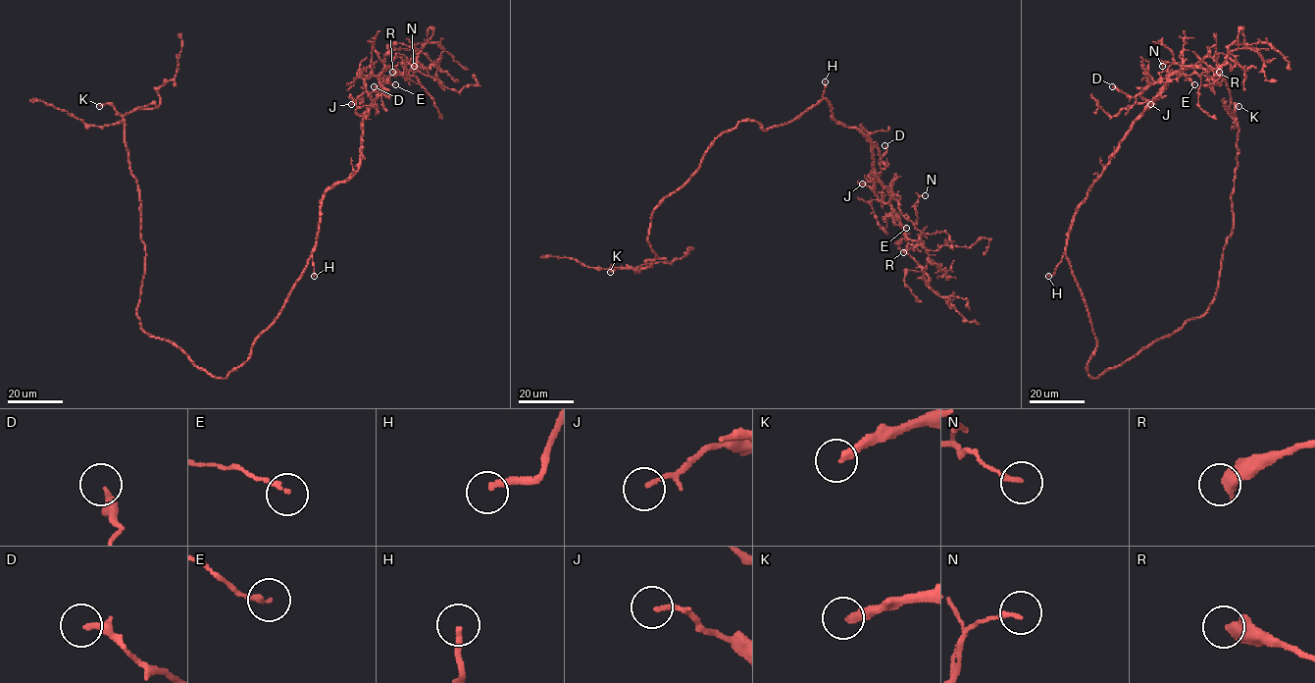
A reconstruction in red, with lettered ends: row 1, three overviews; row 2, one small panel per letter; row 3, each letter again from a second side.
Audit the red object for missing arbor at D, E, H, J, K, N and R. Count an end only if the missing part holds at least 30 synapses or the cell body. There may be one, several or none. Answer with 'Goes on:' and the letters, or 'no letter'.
Goes on: H, K

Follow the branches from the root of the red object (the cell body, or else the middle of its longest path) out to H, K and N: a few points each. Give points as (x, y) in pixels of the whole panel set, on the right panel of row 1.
H: (1095, 349), (1096, 338), (1088, 312), (1065, 252), (1054, 273), (1048, 276)
K: (1095, 349), (1087, 366), (1092, 378), (1207, 310), (1233, 229), (1239, 129), (1235, 105), (1239, 106)
N: (1095, 349), (1066, 257), (1067, 234), (1132, 124), (1169, 80), (1194, 72), (1176, 63), (1162, 66)

